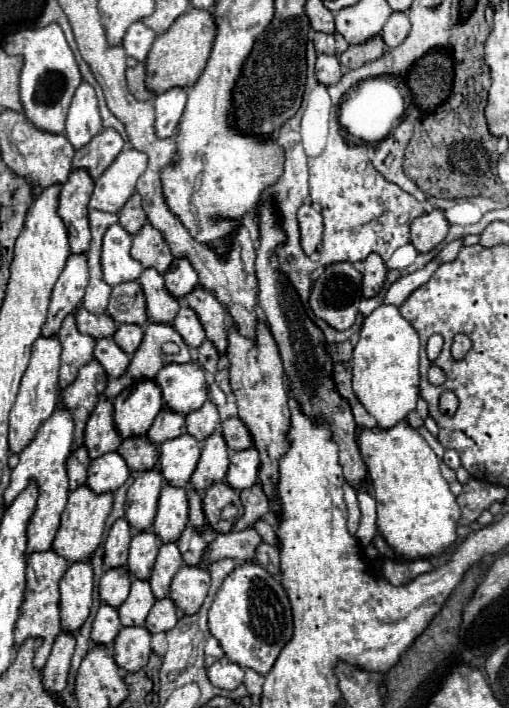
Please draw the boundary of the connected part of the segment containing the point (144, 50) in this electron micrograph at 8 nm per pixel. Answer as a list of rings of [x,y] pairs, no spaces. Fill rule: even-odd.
[[[137,21],[127,29],[127,33],[123,37],[123,47],[129,57],[133,57],[137,61],[145,61],[155,37],[157,37],[157,33],[153,29],[149,29],[145,23]]]

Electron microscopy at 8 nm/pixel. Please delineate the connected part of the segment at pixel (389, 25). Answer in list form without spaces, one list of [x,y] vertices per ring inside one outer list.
[[[395,11],[389,21],[385,23],[381,35],[383,35],[383,41],[387,47],[397,47],[399,43],[403,43],[403,39],[407,37],[407,31],[411,29],[411,23],[409,23],[409,17],[407,13],[403,11]]]

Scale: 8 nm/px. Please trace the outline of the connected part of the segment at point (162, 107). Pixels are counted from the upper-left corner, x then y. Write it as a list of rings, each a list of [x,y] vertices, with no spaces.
[[[171,87],[155,97],[155,101],[153,101],[155,113],[157,113],[155,129],[159,131],[159,137],[175,135],[179,119],[185,109],[185,101],[187,101],[185,87]]]

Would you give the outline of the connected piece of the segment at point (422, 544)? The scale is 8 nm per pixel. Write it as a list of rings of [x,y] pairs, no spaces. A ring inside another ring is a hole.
[[[401,421],[397,423],[395,427],[391,429],[363,429],[363,433],[359,435],[359,451],[361,451],[361,457],[367,465],[367,471],[369,471],[369,477],[371,477],[371,491],[373,491],[373,497],[377,501],[377,533],[389,543],[389,547],[393,549],[393,553],[401,559],[407,559],[407,561],[415,561],[415,559],[425,559],[425,557],[437,557],[441,555],[445,549],[449,549],[455,541],[457,541],[457,523],[459,523],[459,517],[461,517],[461,511],[459,511],[459,505],[457,505],[457,499],[455,495],[449,491],[449,483],[441,477],[441,469],[439,469],[439,459],[437,455],[433,453],[433,449],[427,445],[427,441],[407,423],[407,421]]]

